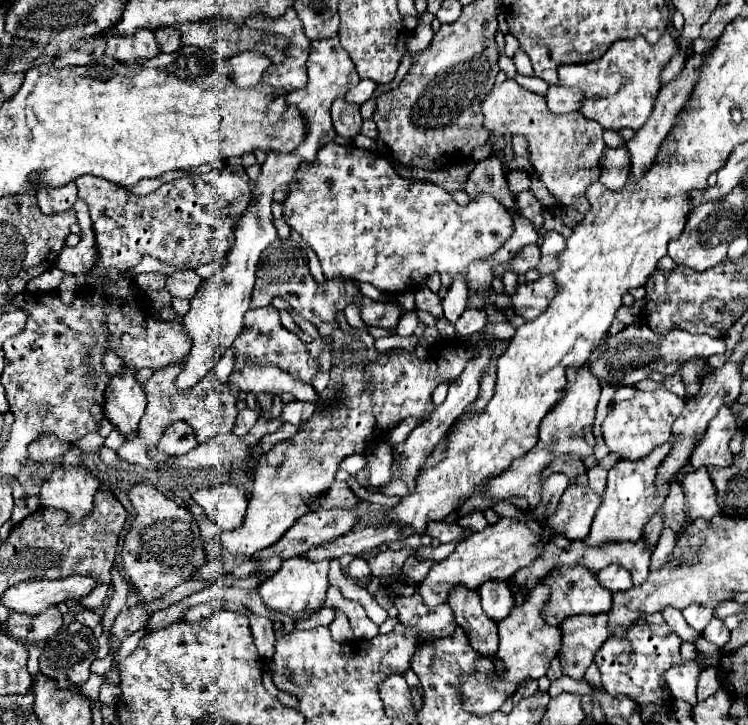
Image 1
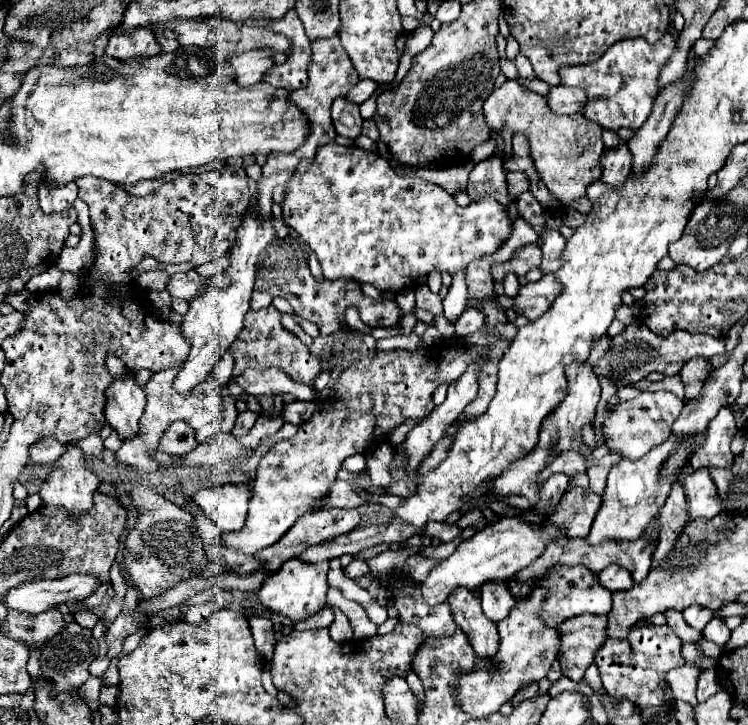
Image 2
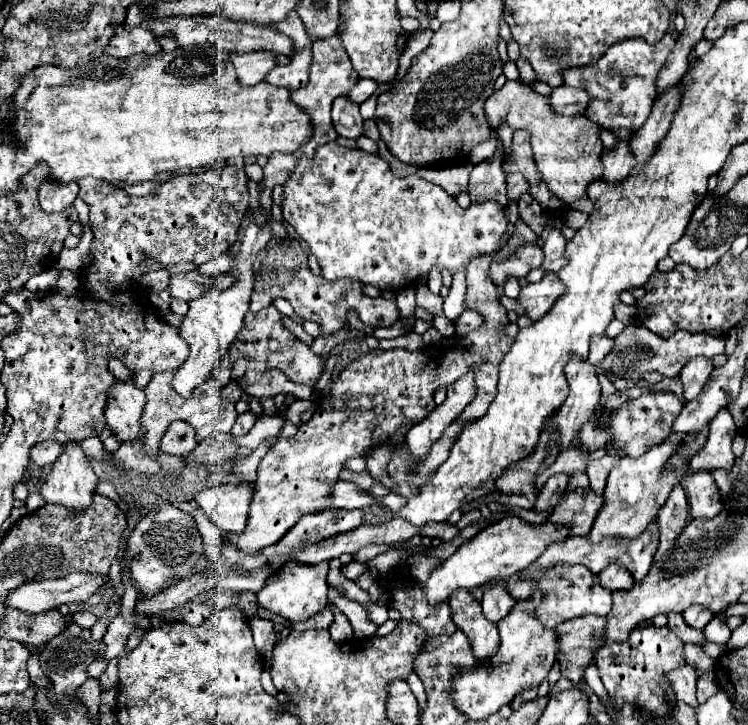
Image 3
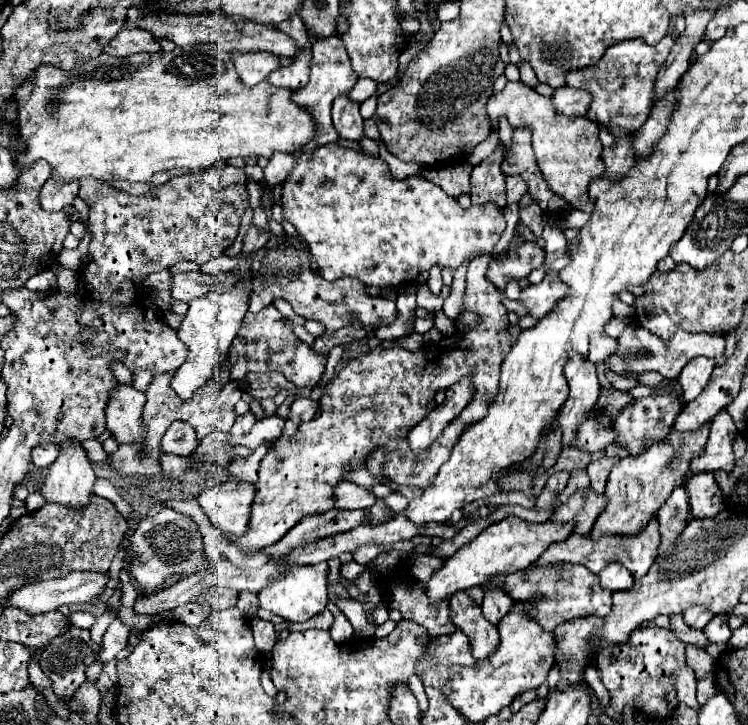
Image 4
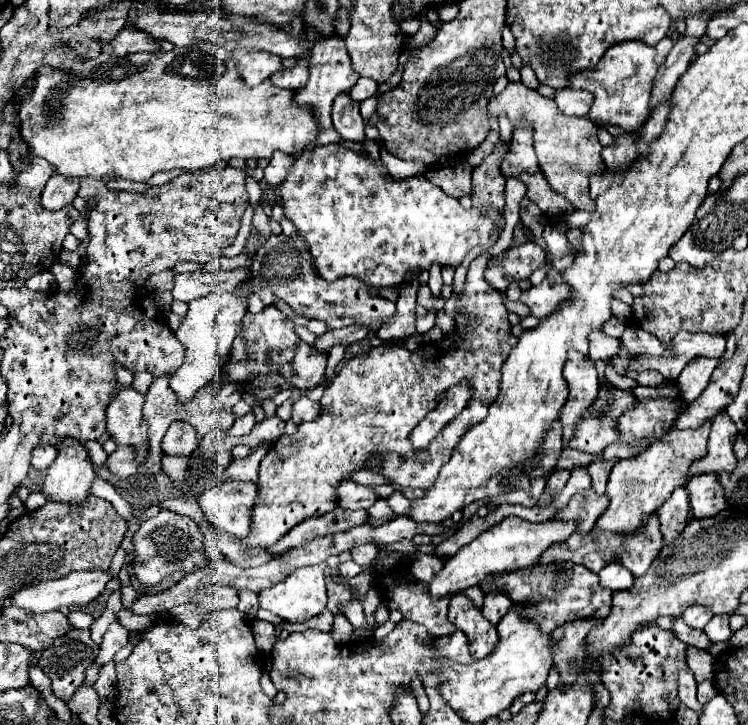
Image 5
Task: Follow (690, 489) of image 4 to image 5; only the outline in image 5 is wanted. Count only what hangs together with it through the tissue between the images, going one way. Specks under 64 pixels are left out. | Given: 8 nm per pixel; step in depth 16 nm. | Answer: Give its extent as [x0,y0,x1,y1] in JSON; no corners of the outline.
[686,474,726,518]

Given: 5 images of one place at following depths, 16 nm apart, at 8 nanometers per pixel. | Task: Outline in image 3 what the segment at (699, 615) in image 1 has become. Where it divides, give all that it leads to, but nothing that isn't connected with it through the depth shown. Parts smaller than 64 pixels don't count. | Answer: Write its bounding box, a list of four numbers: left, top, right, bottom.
[682,606,714,630]

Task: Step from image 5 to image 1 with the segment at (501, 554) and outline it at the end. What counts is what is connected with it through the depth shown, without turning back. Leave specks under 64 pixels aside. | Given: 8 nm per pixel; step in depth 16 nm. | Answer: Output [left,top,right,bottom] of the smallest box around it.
[418,518,554,612]

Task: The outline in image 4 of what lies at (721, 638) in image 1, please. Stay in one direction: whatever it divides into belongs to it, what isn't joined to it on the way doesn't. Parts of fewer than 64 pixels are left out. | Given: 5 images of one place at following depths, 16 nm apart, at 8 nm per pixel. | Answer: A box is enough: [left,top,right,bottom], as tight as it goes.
[704,614,732,644]

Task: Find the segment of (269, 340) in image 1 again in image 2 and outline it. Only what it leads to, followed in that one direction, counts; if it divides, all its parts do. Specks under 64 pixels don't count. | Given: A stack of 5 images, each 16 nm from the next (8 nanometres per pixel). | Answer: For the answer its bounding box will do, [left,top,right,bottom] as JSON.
[232,306,320,384]

